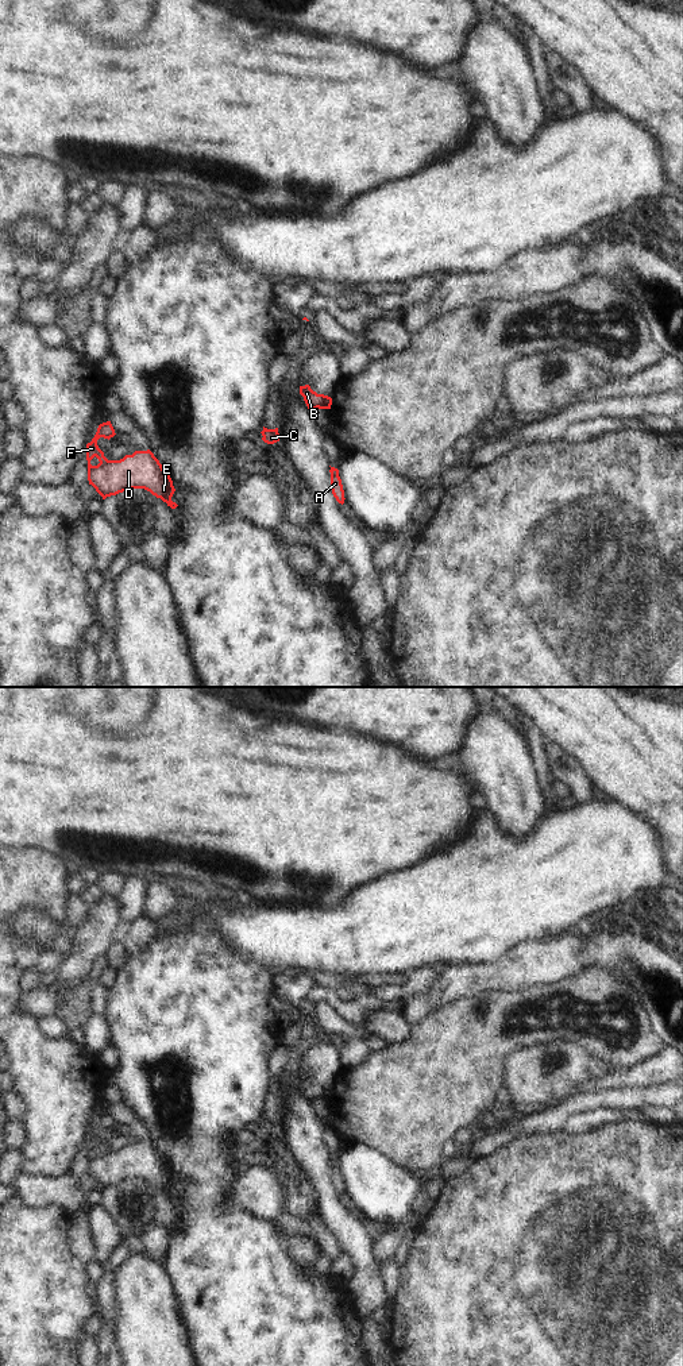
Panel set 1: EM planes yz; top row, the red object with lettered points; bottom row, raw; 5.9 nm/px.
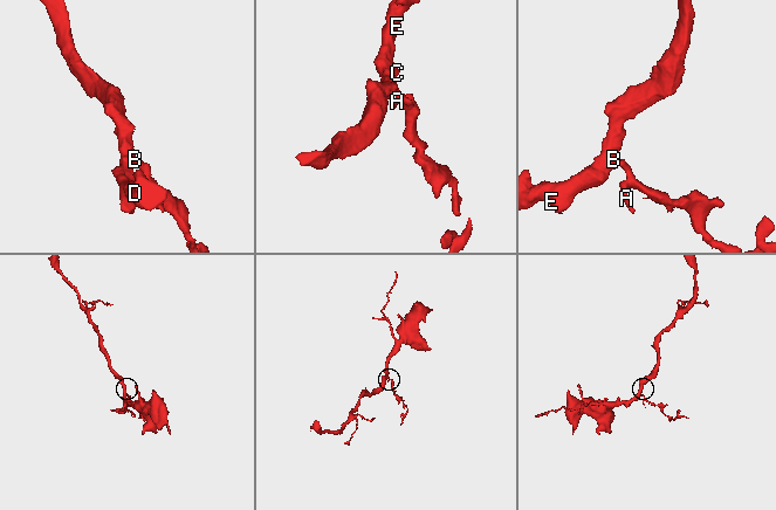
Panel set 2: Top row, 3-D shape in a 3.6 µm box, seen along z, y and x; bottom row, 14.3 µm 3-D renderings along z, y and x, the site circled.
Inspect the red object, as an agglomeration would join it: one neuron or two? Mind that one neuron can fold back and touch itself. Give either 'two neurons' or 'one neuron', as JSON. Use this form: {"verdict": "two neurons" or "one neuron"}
{"verdict": "one neuron"}

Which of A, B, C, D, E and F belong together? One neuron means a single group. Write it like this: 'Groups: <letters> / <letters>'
Groups: A B C D E F

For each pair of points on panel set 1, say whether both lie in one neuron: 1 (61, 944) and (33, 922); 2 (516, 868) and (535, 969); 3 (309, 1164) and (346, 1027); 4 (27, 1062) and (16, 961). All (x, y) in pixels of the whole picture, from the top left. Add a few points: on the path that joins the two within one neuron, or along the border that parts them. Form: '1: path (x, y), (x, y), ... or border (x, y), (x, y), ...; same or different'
1: path (54, 937), (39, 929); same
2: border (560, 933), (544, 940), (520, 942), (502, 957); different
3: border (338, 1050), (338, 1058), (343, 1068); different
4: path (20, 1037), (14, 1029), (14, 987); same

